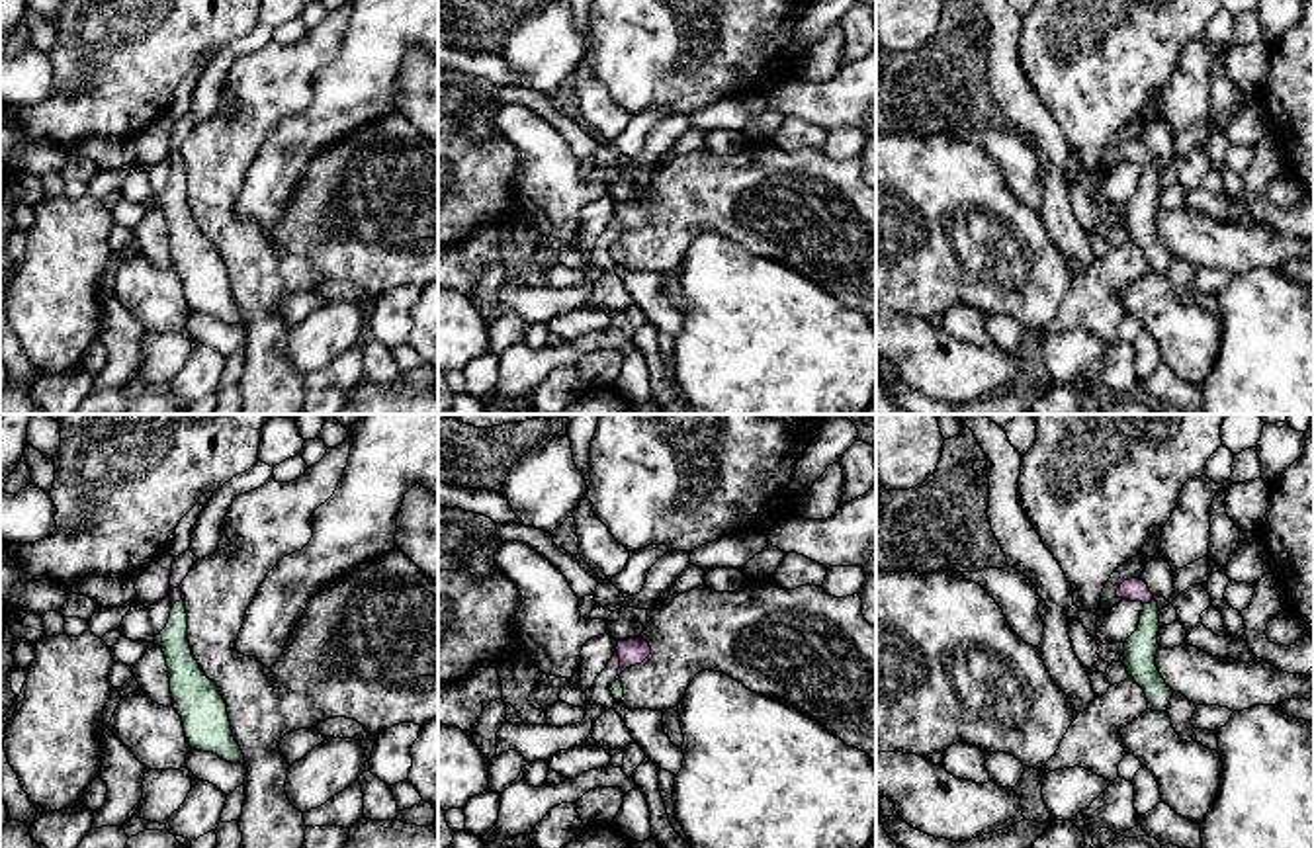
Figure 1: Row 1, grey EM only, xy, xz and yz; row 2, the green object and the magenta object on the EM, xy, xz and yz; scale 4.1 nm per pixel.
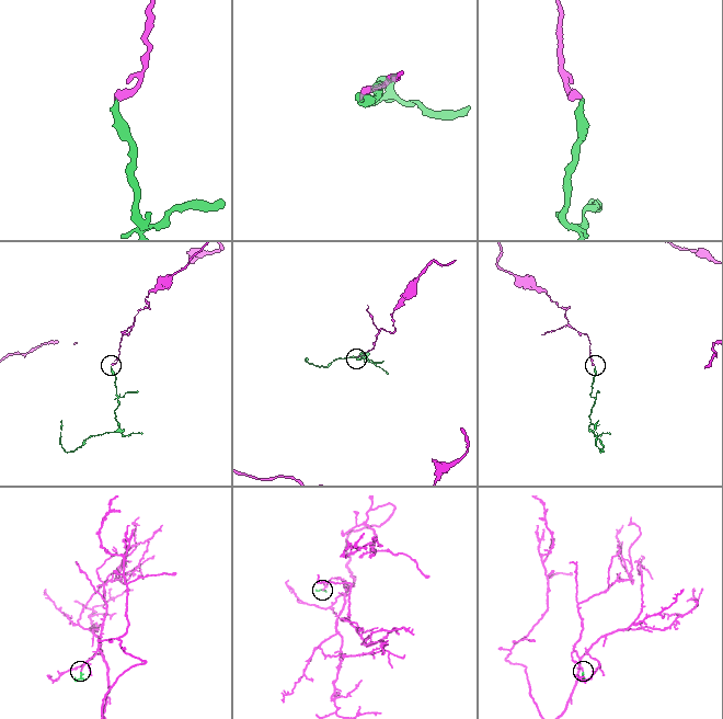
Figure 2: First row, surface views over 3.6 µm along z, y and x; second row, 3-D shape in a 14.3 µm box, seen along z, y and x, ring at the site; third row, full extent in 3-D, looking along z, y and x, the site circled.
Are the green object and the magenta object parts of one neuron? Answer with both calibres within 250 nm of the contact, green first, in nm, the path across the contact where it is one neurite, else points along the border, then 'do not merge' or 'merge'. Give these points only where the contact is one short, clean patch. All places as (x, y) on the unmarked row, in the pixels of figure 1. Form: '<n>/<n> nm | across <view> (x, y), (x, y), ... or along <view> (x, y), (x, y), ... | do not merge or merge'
140/100 nm | across yz (1140, 212), (1148, 190), (1150, 165), (1135, 153) | merge

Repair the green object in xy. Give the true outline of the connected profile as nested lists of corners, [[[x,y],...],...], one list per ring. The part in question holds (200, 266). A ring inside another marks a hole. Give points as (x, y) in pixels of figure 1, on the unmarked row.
[[[172,150],[168,158],[172,164],[168,186],[153,205],[166,219],[170,256],[186,301],[196,313],[213,315],[231,326],[244,326],[244,317],[231,293],[227,266],[190,211],[182,152]]]

